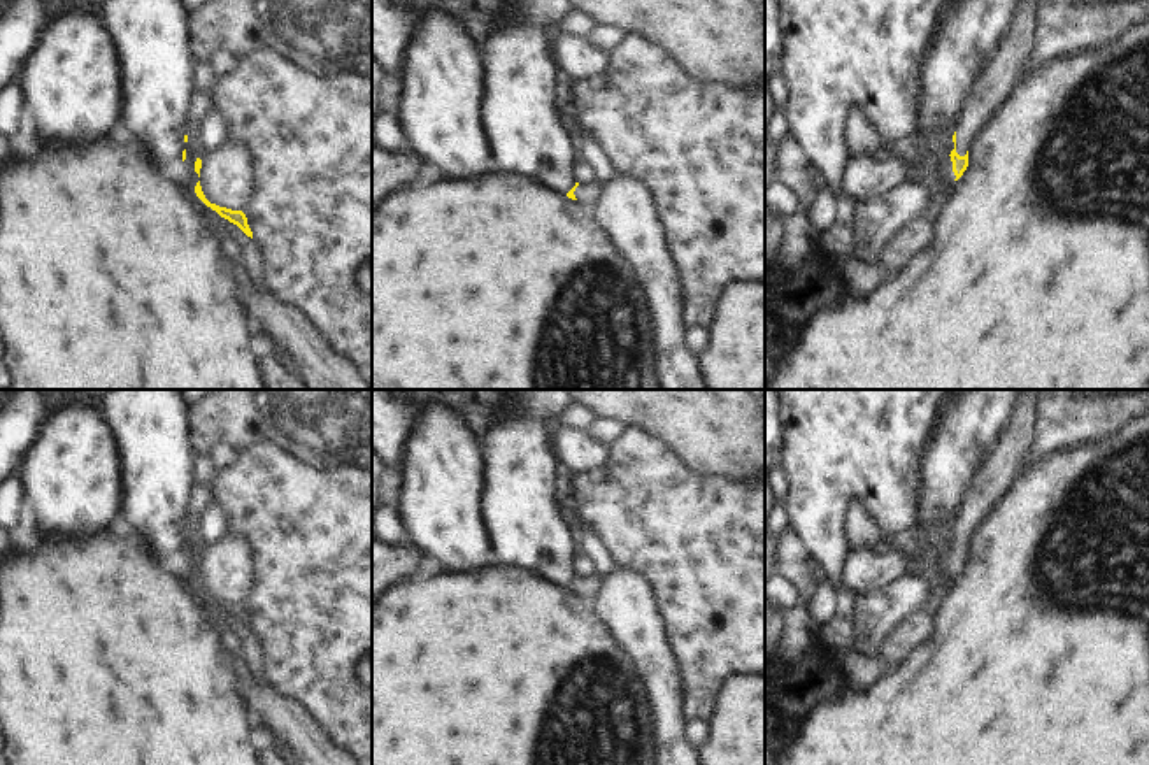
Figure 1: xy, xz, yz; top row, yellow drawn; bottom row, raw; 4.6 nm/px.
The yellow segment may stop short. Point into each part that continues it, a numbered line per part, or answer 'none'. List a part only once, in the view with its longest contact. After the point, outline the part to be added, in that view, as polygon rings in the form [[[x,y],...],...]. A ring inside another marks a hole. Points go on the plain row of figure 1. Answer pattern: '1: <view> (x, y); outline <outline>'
1: yz (1013, 450); outline [[[1023,390],[1007,432],[993,447],[974,491],[956,519],[956,546],[965,549],[979,523],[1003,497],[1030,458],[1037,428],[1037,390]]]

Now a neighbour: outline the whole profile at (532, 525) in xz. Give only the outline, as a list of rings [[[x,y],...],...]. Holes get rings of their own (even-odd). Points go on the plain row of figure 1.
[[[525,390],[484,437],[484,516],[503,567],[532,570],[563,588],[575,579],[579,526],[565,497],[565,468],[549,419],[574,402],[570,390]]]

